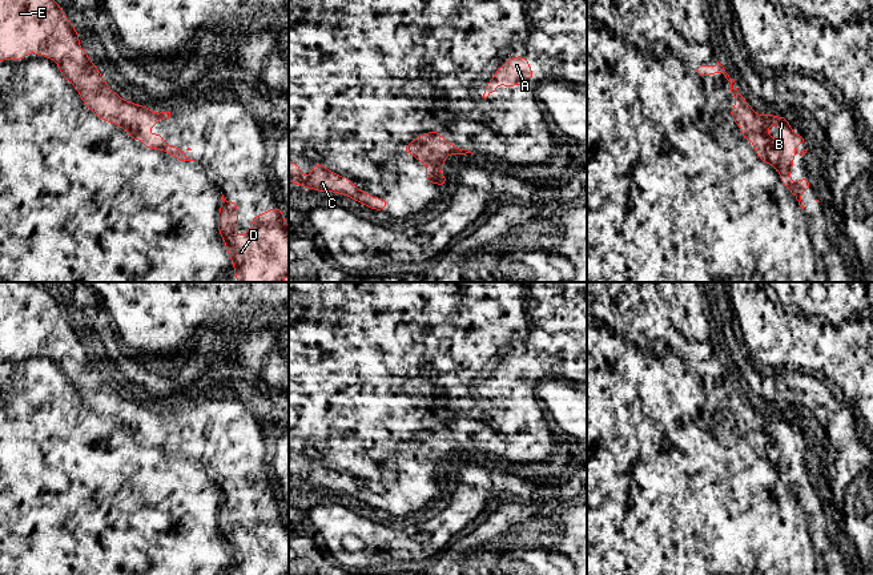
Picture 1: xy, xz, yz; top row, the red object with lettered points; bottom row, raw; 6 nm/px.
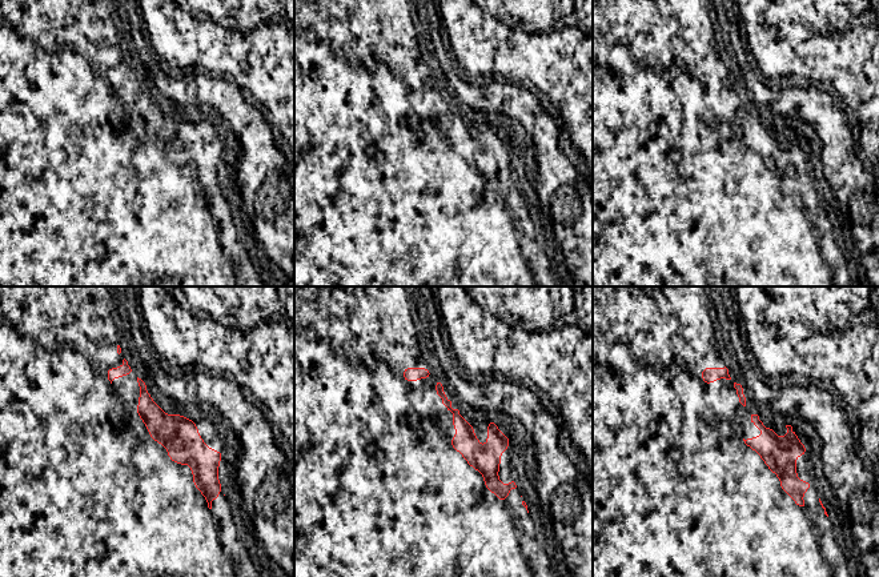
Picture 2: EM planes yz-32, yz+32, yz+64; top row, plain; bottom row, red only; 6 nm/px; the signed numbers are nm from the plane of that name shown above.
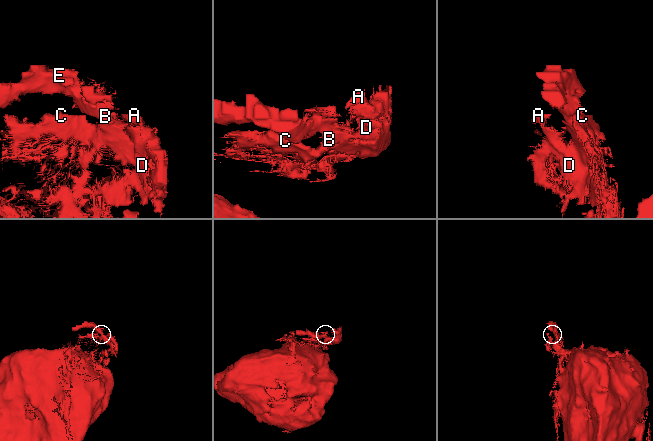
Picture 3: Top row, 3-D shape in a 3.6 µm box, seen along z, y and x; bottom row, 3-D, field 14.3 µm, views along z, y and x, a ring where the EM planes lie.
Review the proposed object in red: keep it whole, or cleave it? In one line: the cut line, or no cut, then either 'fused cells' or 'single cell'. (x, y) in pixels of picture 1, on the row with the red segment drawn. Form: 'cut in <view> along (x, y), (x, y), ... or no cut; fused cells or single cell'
cut in yz along (737, 101), (745, 111), (743, 123), (757, 128), (751, 137); fused cells

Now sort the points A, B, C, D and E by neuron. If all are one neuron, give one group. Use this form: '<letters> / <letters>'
A B C D / E

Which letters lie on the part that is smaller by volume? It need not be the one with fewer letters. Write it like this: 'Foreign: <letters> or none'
Foreign: E

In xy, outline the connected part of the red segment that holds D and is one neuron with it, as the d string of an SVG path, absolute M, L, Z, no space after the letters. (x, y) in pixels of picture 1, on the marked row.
M222 194L218 232L234 265L234 277L238 282L282 282L289 276L289 226L283 222L282 209L274 208L254 216L250 230L241 240L237 237L237 214L237 202L228 202Z

